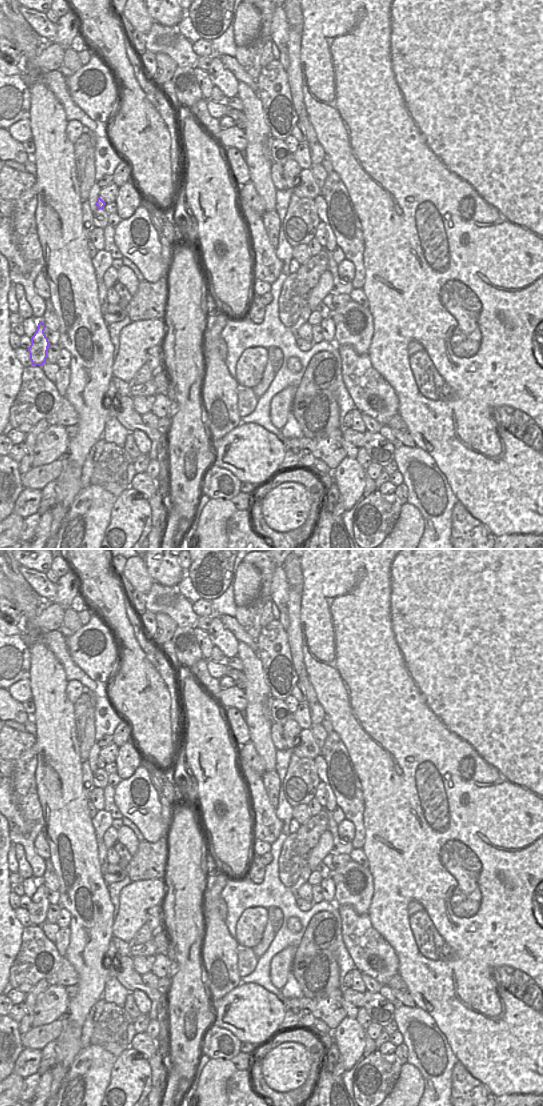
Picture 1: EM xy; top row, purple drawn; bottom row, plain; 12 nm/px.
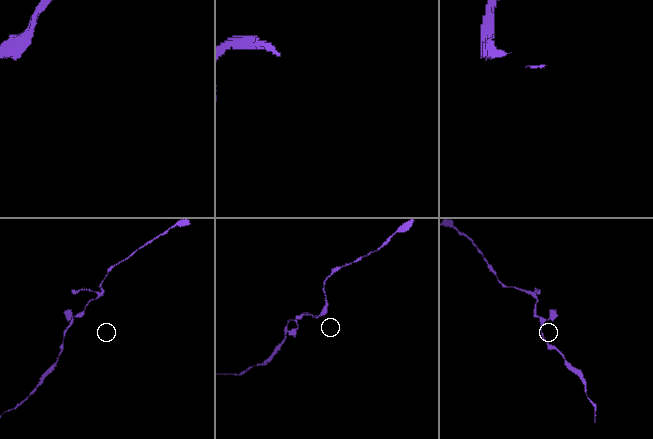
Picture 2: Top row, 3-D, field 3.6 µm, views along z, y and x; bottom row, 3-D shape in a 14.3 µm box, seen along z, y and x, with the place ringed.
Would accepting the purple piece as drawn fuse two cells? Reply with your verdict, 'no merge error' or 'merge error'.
no merge error

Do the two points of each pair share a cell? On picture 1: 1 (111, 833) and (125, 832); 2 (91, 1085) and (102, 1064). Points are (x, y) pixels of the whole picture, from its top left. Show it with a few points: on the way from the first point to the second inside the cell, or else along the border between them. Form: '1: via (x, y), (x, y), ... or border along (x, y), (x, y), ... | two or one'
1: border along (116, 830), (118, 841) | two
2: via (91, 1080), (91, 1075), (97, 1069) | one

